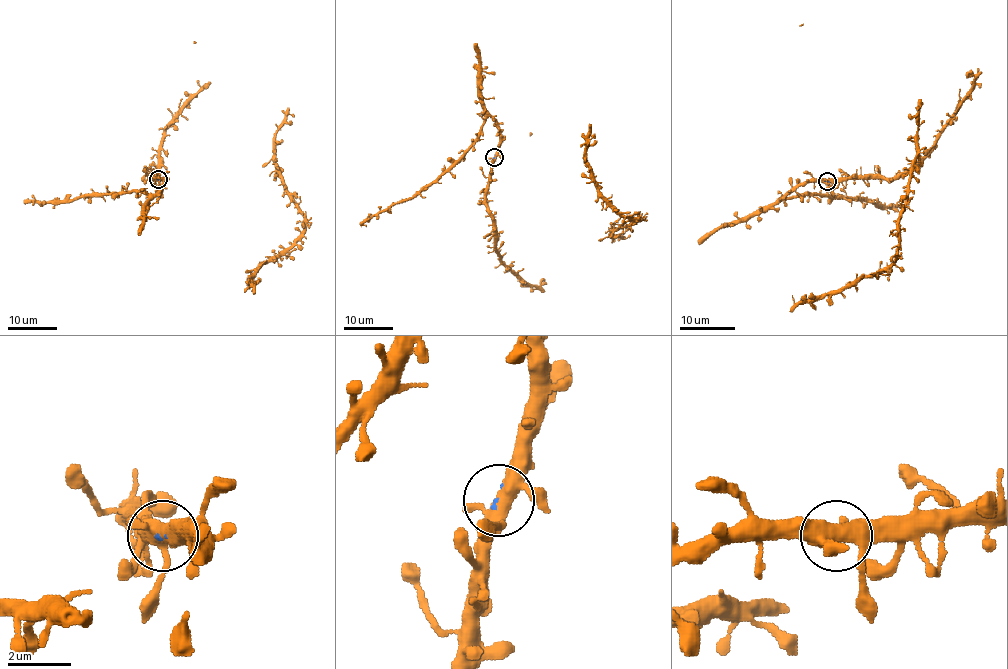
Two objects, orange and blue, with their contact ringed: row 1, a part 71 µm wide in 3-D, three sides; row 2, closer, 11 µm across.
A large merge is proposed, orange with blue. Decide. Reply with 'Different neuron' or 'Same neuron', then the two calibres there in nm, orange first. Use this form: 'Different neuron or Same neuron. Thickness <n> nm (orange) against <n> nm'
Same neuron. Thickness 420 nm (orange) against 70 nm

